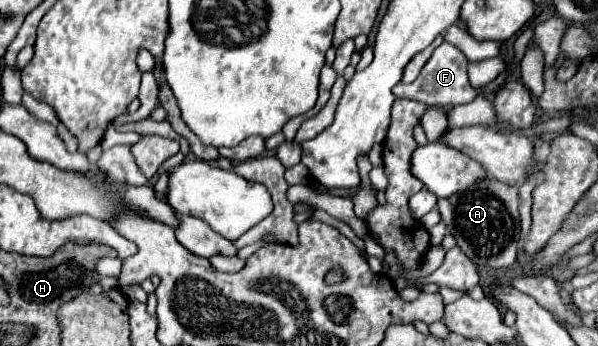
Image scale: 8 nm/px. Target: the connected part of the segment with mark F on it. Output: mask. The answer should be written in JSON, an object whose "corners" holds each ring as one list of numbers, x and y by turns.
{"corners":[[443,43,433,51,431,59,421,69,419,77,409,85,397,83,393,89,393,95,403,99,415,99,427,105,461,105,461,103,471,103,477,97,477,91,469,85,467,57,463,55,463,51,451,43]]}

